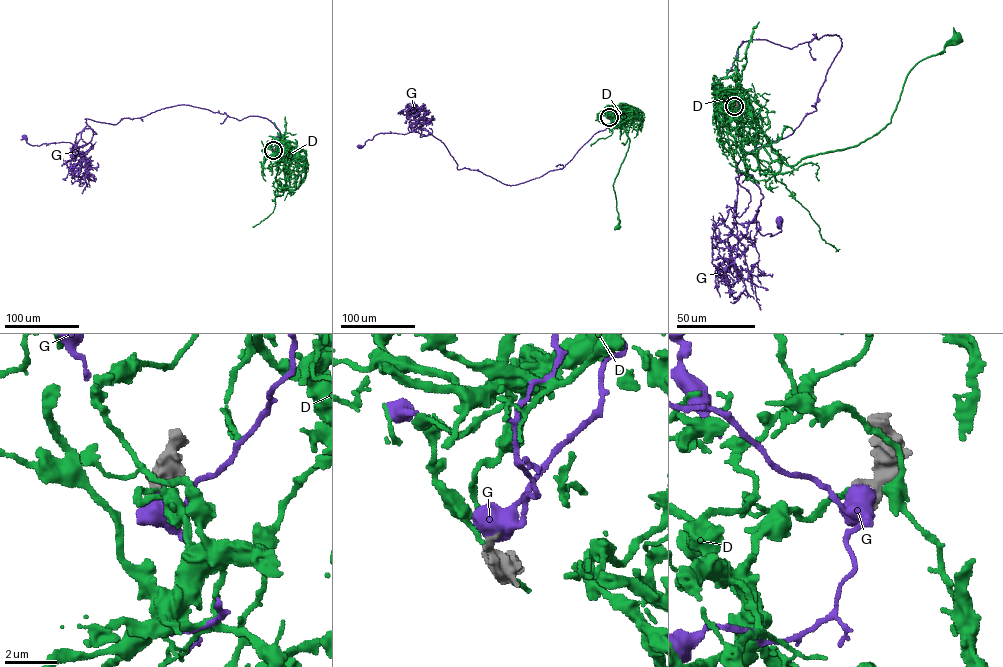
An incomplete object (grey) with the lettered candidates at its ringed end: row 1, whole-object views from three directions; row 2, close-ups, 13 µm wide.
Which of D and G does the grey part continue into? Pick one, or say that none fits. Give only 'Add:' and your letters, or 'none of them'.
Add: D

